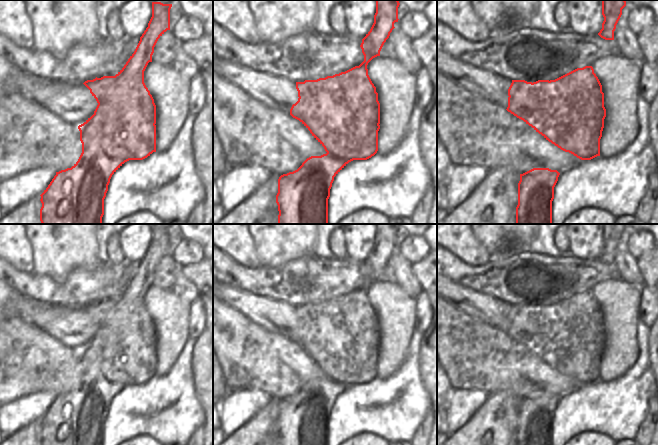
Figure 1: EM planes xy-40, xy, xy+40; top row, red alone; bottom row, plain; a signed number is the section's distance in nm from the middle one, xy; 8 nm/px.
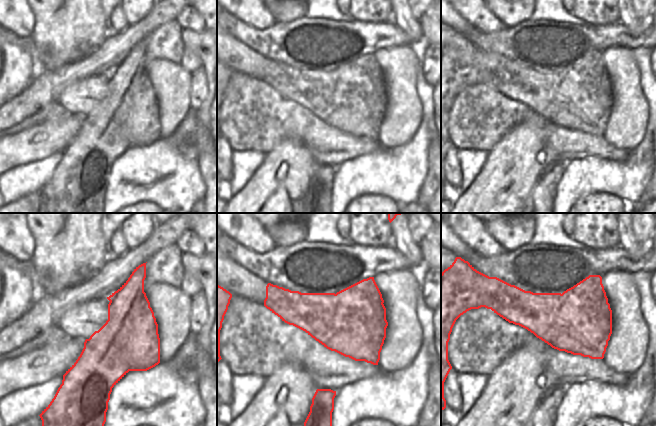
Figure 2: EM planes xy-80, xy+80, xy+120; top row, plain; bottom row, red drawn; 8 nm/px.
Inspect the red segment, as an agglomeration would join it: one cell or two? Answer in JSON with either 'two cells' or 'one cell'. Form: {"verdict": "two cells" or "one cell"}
{"verdict": "two cells"}

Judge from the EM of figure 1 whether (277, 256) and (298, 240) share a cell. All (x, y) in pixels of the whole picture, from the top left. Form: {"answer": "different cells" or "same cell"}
{"answer": "same cell"}

